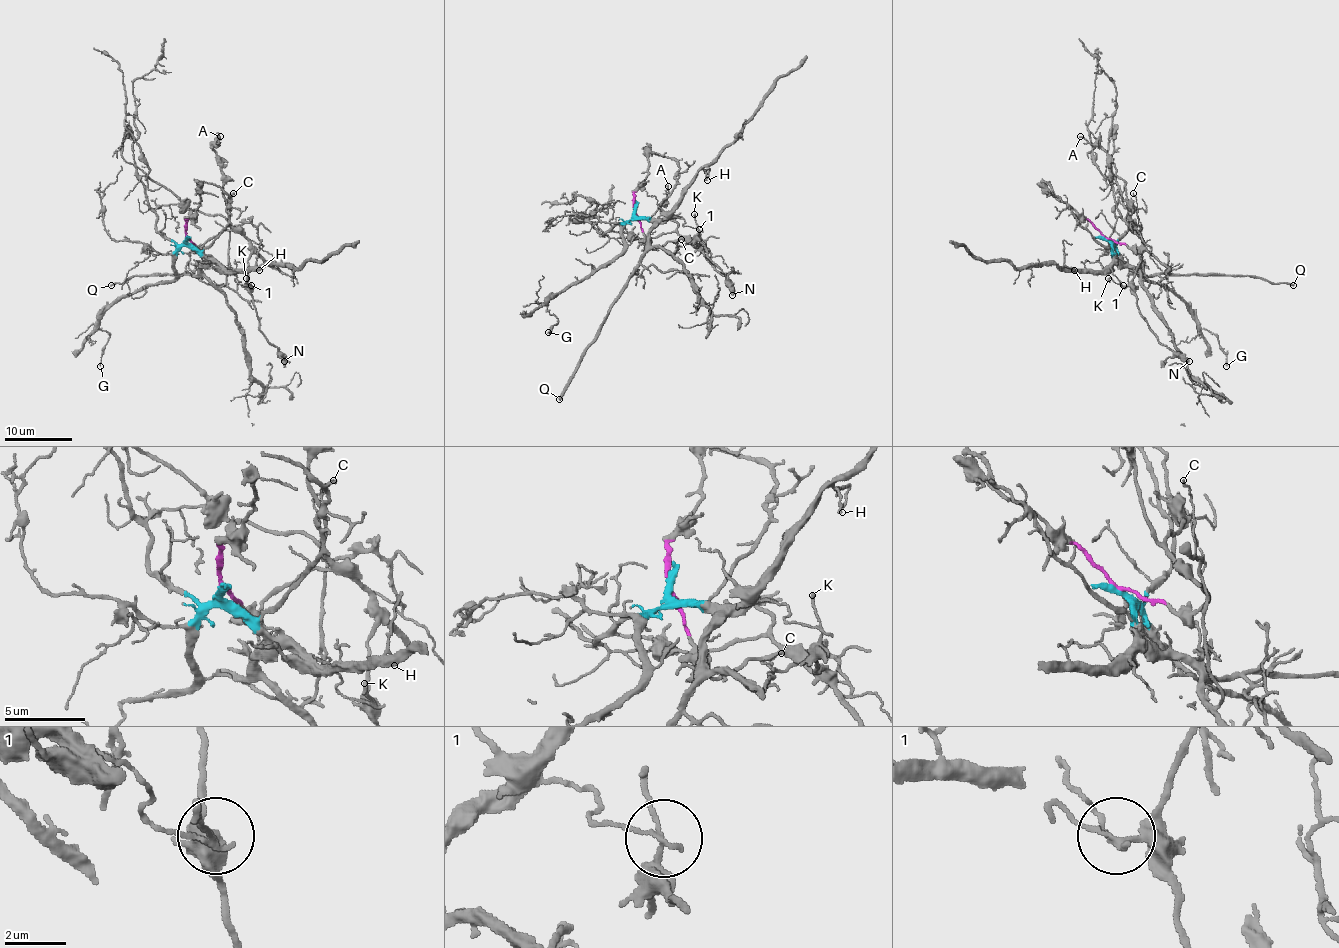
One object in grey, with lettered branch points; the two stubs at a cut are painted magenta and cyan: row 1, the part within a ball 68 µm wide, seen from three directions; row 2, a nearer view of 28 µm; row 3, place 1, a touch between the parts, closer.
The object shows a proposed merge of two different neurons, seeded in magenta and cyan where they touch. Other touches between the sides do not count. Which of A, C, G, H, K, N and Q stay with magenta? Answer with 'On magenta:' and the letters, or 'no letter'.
On magenta: A, K, N

